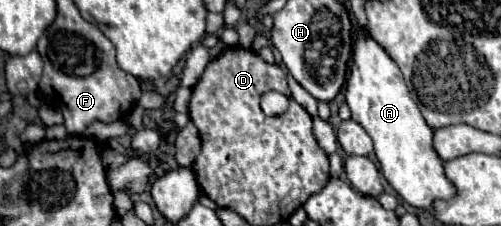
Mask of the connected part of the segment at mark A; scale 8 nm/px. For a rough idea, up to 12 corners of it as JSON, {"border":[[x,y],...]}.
{"border":[[357,32],[345,98],[413,208],[457,194],[399,66]]}

